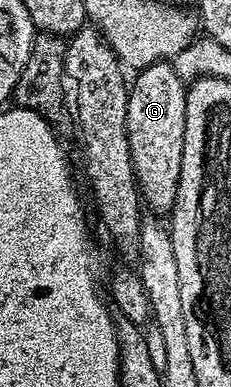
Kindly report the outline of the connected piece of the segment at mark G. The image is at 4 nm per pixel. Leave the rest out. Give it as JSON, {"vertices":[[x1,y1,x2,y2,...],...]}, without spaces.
{"vertices":[[173,62,153,63,141,68,128,87,126,97,126,136,130,142,130,160,134,162,134,178,138,181,145,206,151,212,169,213,174,210,176,189,180,185,180,161,184,153,187,84,179,77]]}

